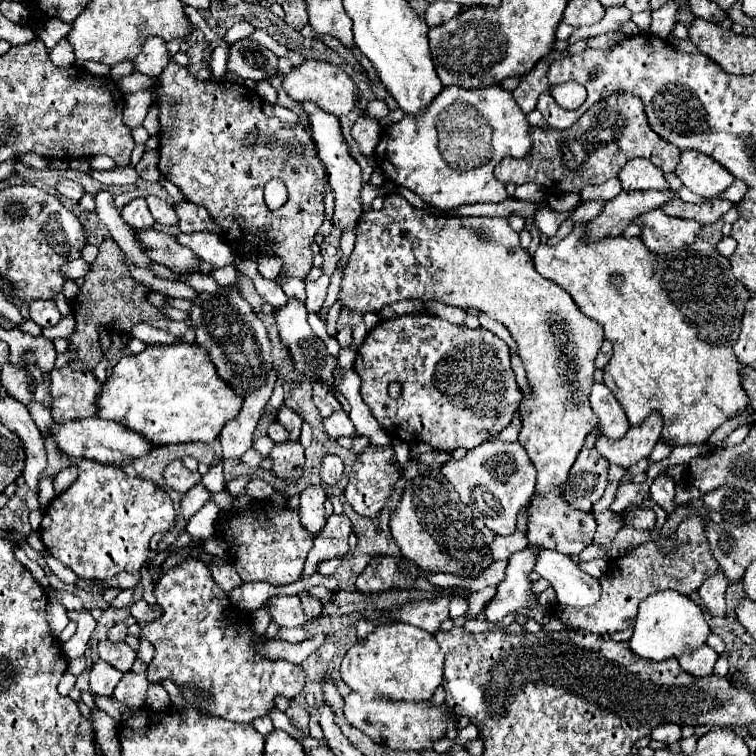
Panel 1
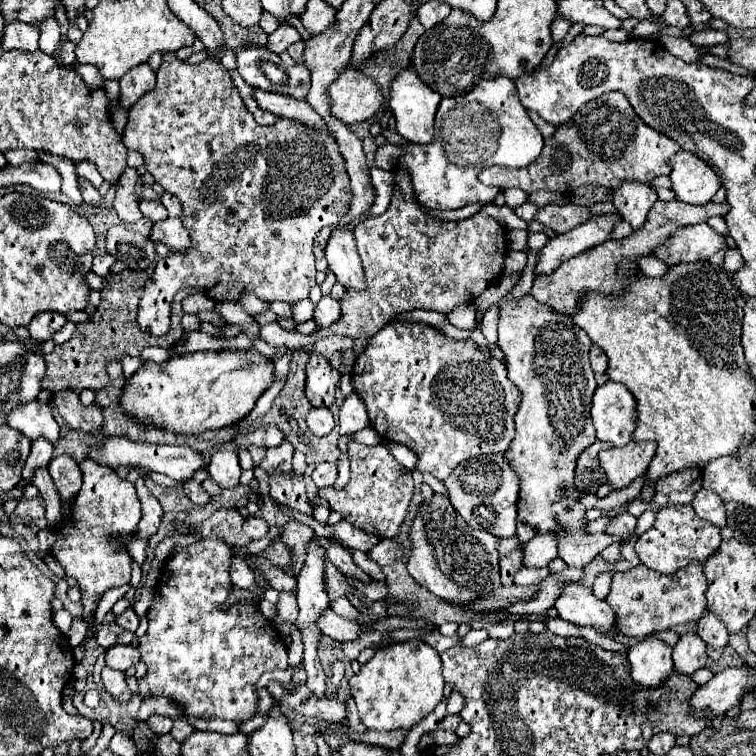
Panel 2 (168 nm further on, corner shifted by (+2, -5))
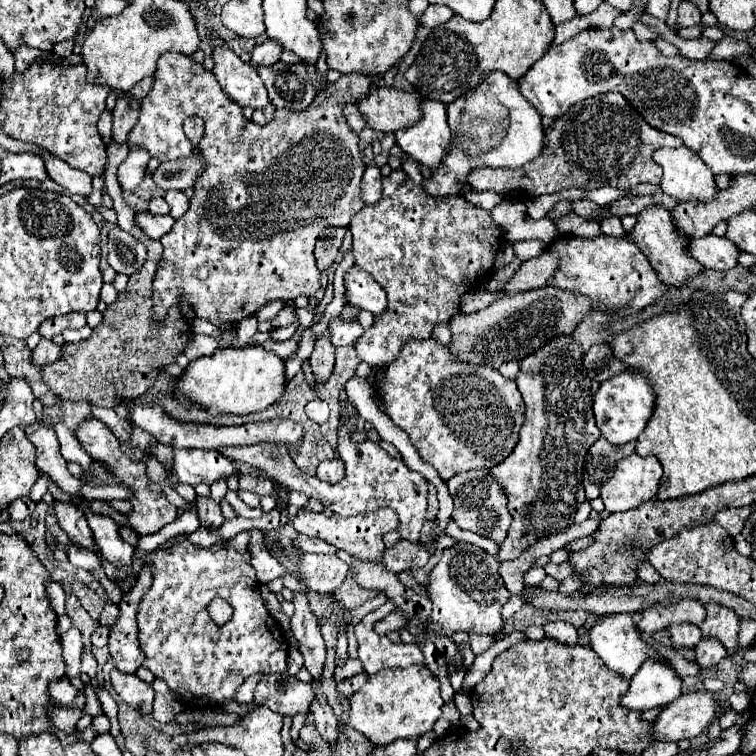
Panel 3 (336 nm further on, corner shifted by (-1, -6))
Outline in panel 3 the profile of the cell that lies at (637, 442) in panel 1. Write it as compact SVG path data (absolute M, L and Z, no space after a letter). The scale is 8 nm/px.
M637 453L625 457L623 461L619 461L615 475L601 487L601 499L605 503L605 511L607 513L629 511L639 507L641 503L657 499L661 475L663 475L663 469L655 457L639 457Z

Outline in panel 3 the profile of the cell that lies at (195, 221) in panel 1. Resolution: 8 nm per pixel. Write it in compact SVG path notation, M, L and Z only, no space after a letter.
M167 191L167 193L165 193L165 201L167 201L169 207L171 207L171 213L169 213L169 215L171 215L173 219L183 217L185 211L187 211L187 207L189 207L189 199L185 197L183 191Z

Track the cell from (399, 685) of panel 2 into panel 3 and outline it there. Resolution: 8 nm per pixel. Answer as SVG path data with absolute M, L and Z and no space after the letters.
M411 665L369 675L369 683L353 693L349 705L349 725L363 733L375 747L385 747L391 741L417 739L431 731L441 717L443 699L437 677L433 677L425 665Z

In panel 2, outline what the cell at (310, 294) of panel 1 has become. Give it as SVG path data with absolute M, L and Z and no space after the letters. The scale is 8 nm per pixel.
M322 296L320 302L314 306L314 320L320 326L330 326L340 318L338 302L332 296Z

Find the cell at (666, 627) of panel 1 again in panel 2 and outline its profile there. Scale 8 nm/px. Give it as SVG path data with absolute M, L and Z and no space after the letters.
M650 634L628 650L628 662L634 682L650 688L660 686L674 668L672 646Z

